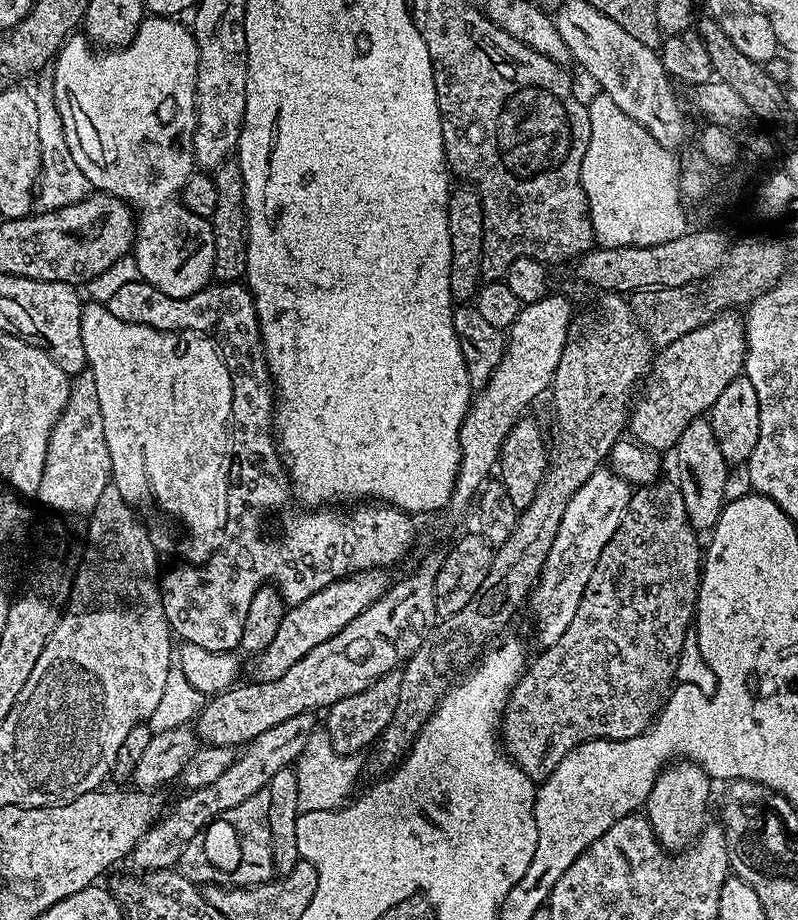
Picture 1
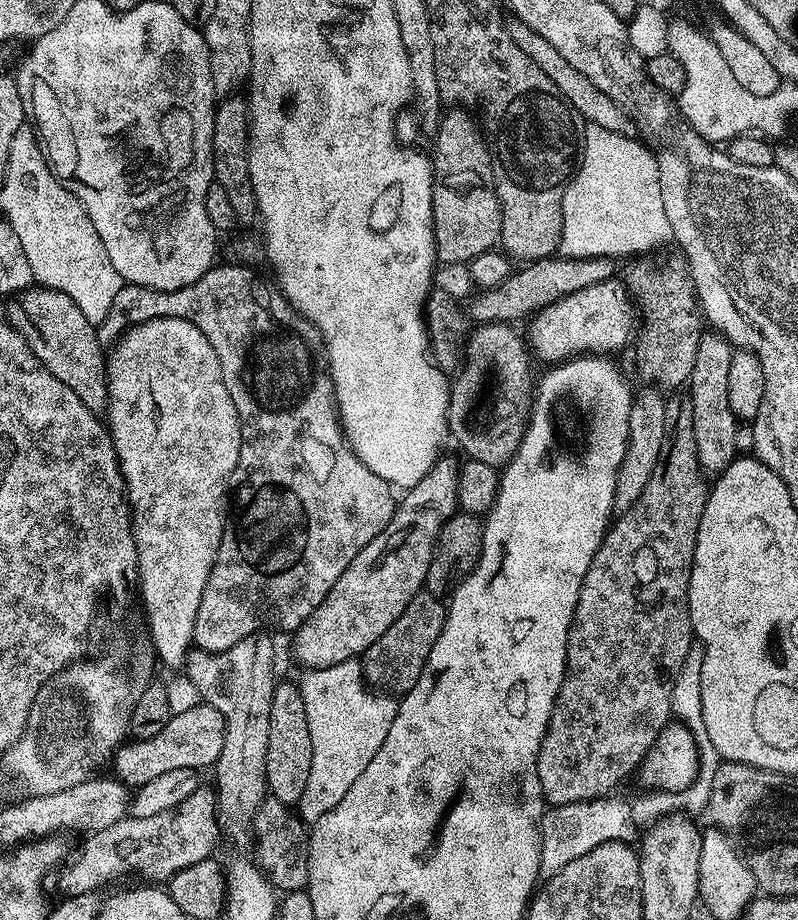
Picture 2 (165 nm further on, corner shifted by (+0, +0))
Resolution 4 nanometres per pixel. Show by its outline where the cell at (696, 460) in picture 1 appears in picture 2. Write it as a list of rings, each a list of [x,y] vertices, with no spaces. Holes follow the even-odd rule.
[[[714,332],[703,335],[686,385],[691,402],[696,457],[701,469],[710,476],[724,472],[738,454],[735,448],[738,421],[730,410],[727,393],[727,371],[730,368],[732,353],[732,346],[724,337]]]

